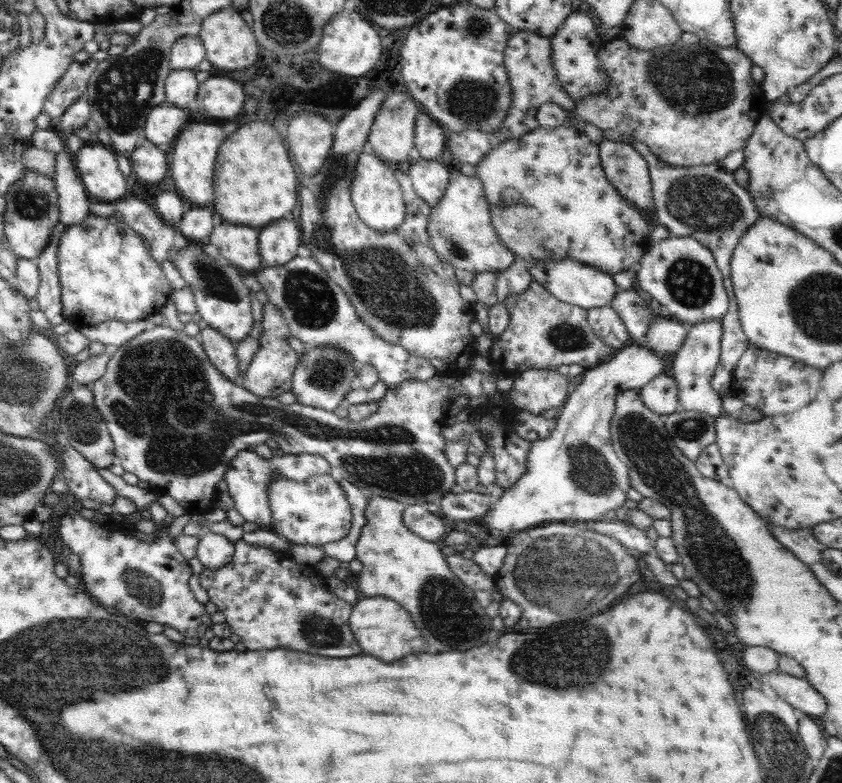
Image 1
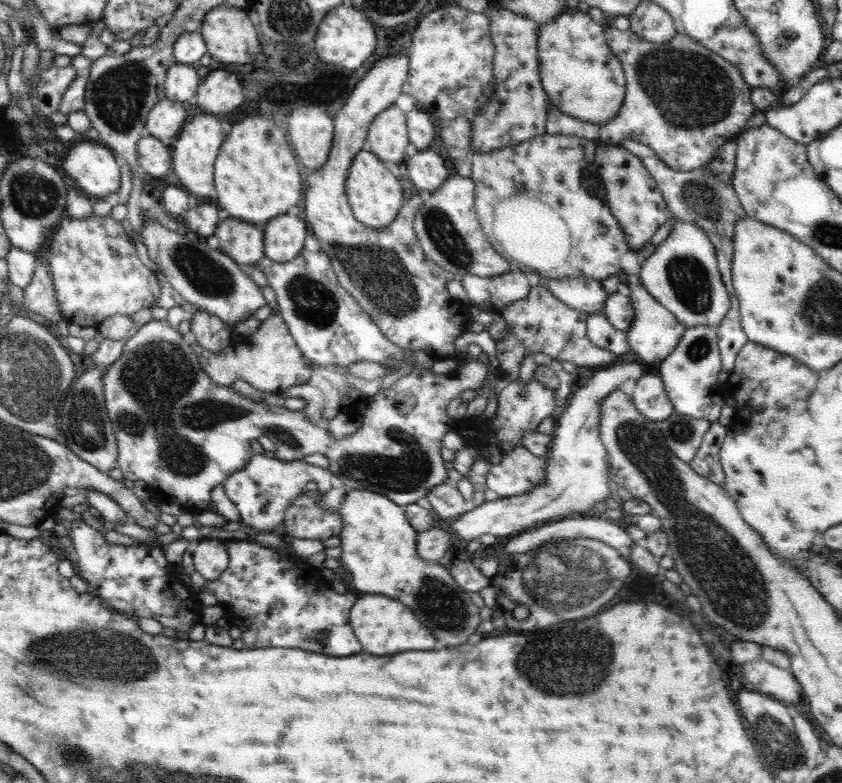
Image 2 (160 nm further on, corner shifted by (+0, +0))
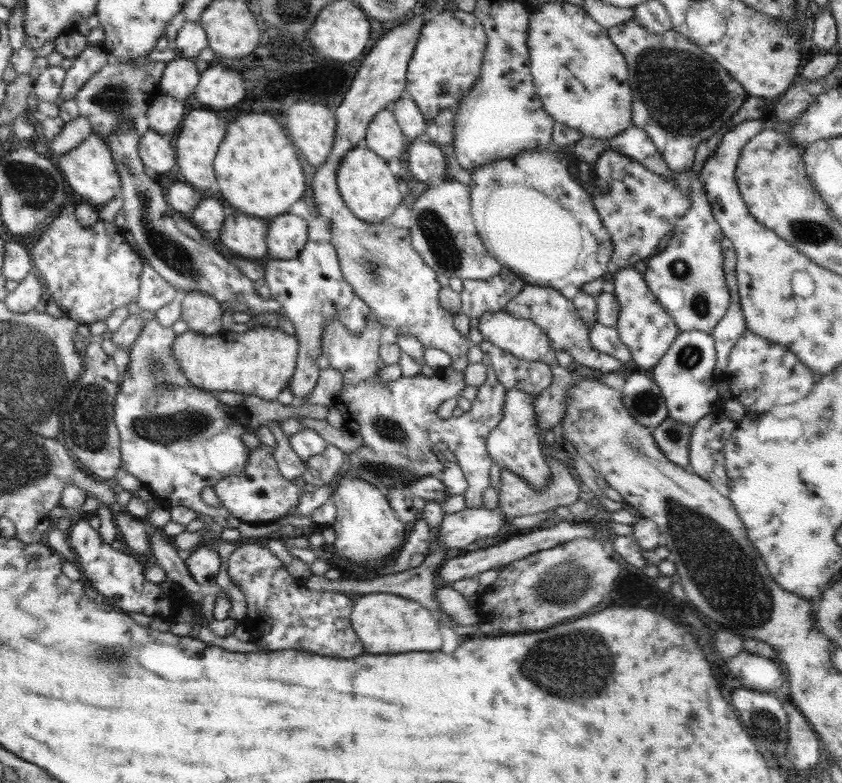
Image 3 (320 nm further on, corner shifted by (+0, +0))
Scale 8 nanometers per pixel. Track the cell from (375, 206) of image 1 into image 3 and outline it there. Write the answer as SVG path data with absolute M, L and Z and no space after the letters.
M367 147L350 150L339 162L337 186L346 206L360 219L370 223L382 223L395 208L405 202L407 195L403 190L403 178L393 176L387 161L378 157Z

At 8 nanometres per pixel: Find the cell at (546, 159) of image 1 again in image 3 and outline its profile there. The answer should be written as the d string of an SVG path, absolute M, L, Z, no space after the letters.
M555 146L542 151L526 151L514 158L480 165L472 173L469 186L471 213L488 253L526 283L553 286L572 300L583 284L602 278L611 261L614 245L593 205L592 196L572 178L568 170L570 158L574 156Z

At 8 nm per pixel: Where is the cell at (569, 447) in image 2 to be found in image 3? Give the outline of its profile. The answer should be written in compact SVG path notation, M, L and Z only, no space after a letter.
M466 508L446 514L437 530L437 544L445 548L471 549L479 538L494 537L502 524L509 524L510 516L496 509Z

